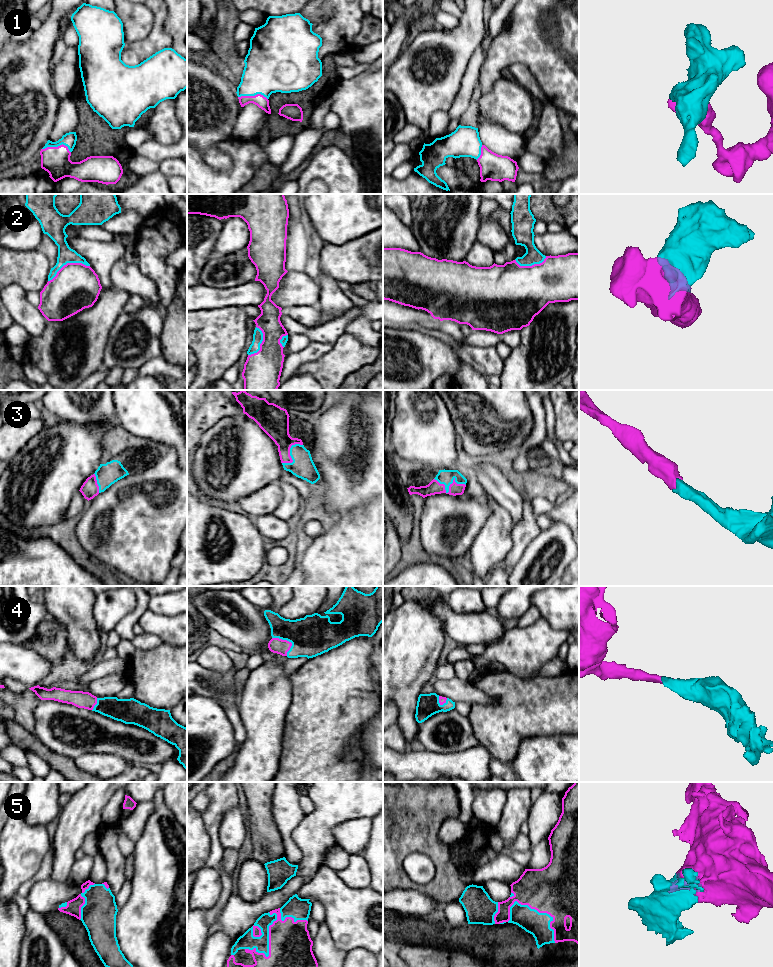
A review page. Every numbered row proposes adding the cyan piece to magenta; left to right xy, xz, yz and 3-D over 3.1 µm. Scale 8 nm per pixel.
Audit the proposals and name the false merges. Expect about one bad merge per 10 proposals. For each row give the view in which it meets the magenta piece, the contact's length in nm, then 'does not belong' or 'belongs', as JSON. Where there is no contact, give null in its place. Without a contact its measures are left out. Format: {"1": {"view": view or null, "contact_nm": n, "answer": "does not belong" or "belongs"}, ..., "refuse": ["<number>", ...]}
{"1": {"view": "xy", "contact_nm": 240, "answer": "belongs"}, "2": {"view": "xy", "contact_nm": 360, "answer": "belongs"}, "3": {"view": "yz", "contact_nm": 260, "answer": "belongs"}, "4": {"view": "xz", "contact_nm": 200, "answer": "belongs"}, "5": {"view": "yz", "contact_nm": 480, "answer": "belongs"}, "refuse": []}

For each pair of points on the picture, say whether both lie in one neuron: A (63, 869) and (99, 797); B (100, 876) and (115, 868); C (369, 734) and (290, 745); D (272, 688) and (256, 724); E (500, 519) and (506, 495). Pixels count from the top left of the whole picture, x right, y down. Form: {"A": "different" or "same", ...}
{"A": "same", "B": "different", "C": "different", "D": "same", "E": "different"}

